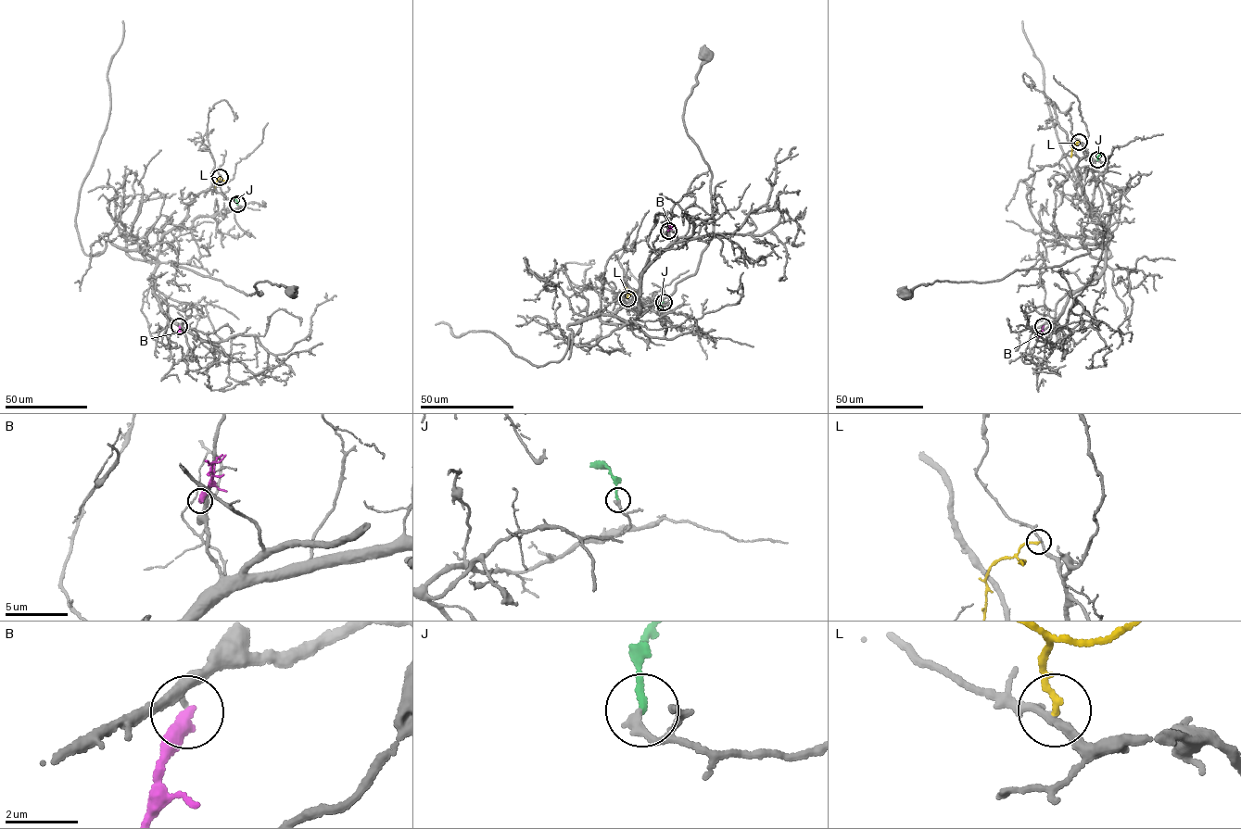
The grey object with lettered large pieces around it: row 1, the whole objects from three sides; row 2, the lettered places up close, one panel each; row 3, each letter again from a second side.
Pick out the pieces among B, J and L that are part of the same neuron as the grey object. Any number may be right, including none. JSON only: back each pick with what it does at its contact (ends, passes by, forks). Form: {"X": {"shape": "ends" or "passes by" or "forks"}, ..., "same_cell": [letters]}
{"J": {"shape": "ends"}, "same_cell": ["J"]}

